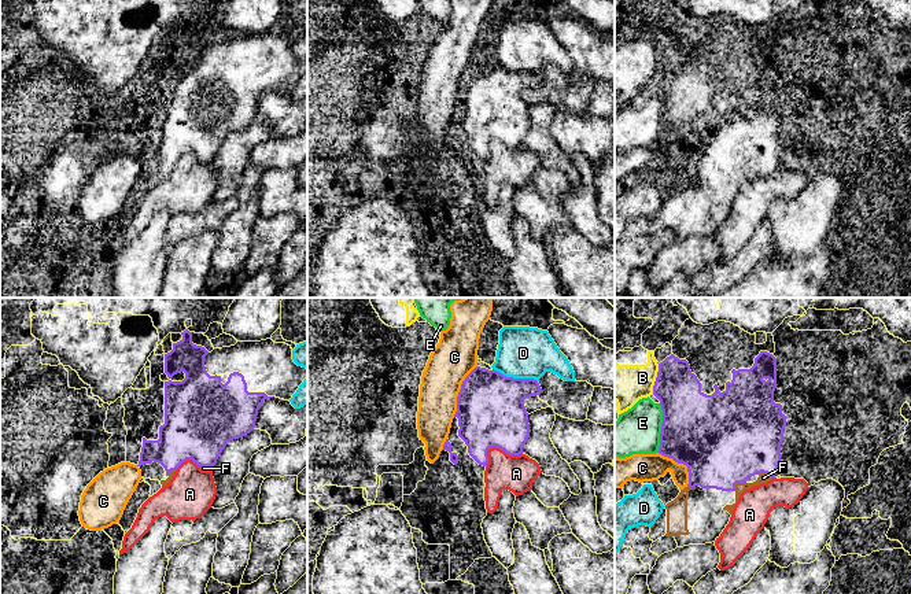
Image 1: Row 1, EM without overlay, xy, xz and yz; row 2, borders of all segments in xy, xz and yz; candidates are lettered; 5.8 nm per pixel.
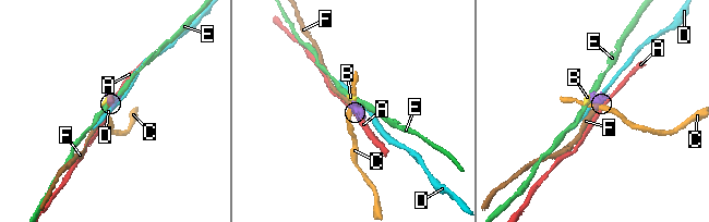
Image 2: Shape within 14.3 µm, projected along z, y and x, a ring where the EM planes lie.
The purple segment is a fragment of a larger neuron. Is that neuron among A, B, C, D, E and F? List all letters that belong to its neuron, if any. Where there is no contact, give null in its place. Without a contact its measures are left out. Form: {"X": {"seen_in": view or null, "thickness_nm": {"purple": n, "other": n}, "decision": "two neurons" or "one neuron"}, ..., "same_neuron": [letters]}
{"A": {"seen_in": "xz", "thickness_nm": {"purple": 400, "other": 220}, "decision": "two neurons"}, "B": {"seen_in": "yz", "thickness_nm": {"purple": 280, "other": 240}, "decision": "two neurons"}, "C": {"seen_in": "xz", "thickness_nm": {"purple": 400, "other": 260}, "decision": "two neurons"}, "D": {"seen_in": "xz", "thickness_nm": {"purple": 400, "other": 300}, "decision": "two neurons"}, "E": {"seen_in": "yz", "thickness_nm": {"purple": 440, "other": 280}, "decision": "two neurons"}, "F": {"seen_in": "yz", "thickness_nm": {"purple": 500, "other": 60}, "decision": "one neuron"}, "same_neuron": ["F"]}

